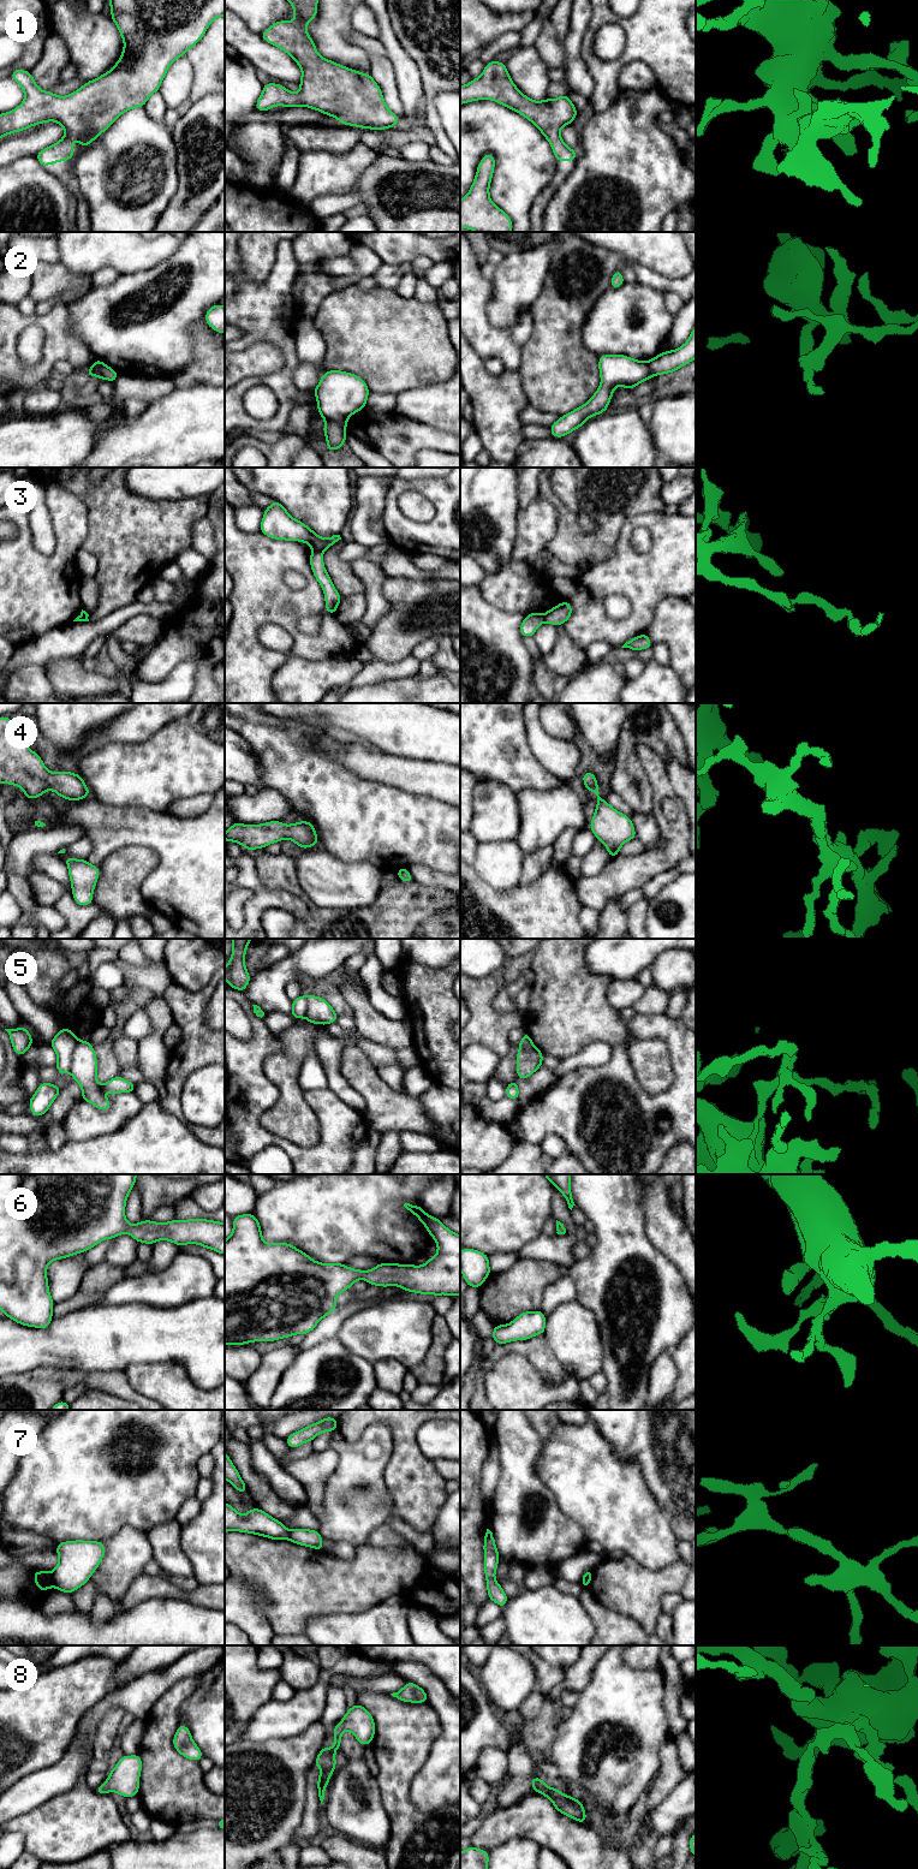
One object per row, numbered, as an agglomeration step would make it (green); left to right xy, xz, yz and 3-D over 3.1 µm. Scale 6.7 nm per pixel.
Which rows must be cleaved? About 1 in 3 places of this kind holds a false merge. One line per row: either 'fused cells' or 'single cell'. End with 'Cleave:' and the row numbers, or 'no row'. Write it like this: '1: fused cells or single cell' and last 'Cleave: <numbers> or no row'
1: single cell
2: fused cells
3: fused cells
4: single cell
5: fused cells
6: single cell
7: fused cells
8: single cell
Cleave: 2, 3, 5, 7

